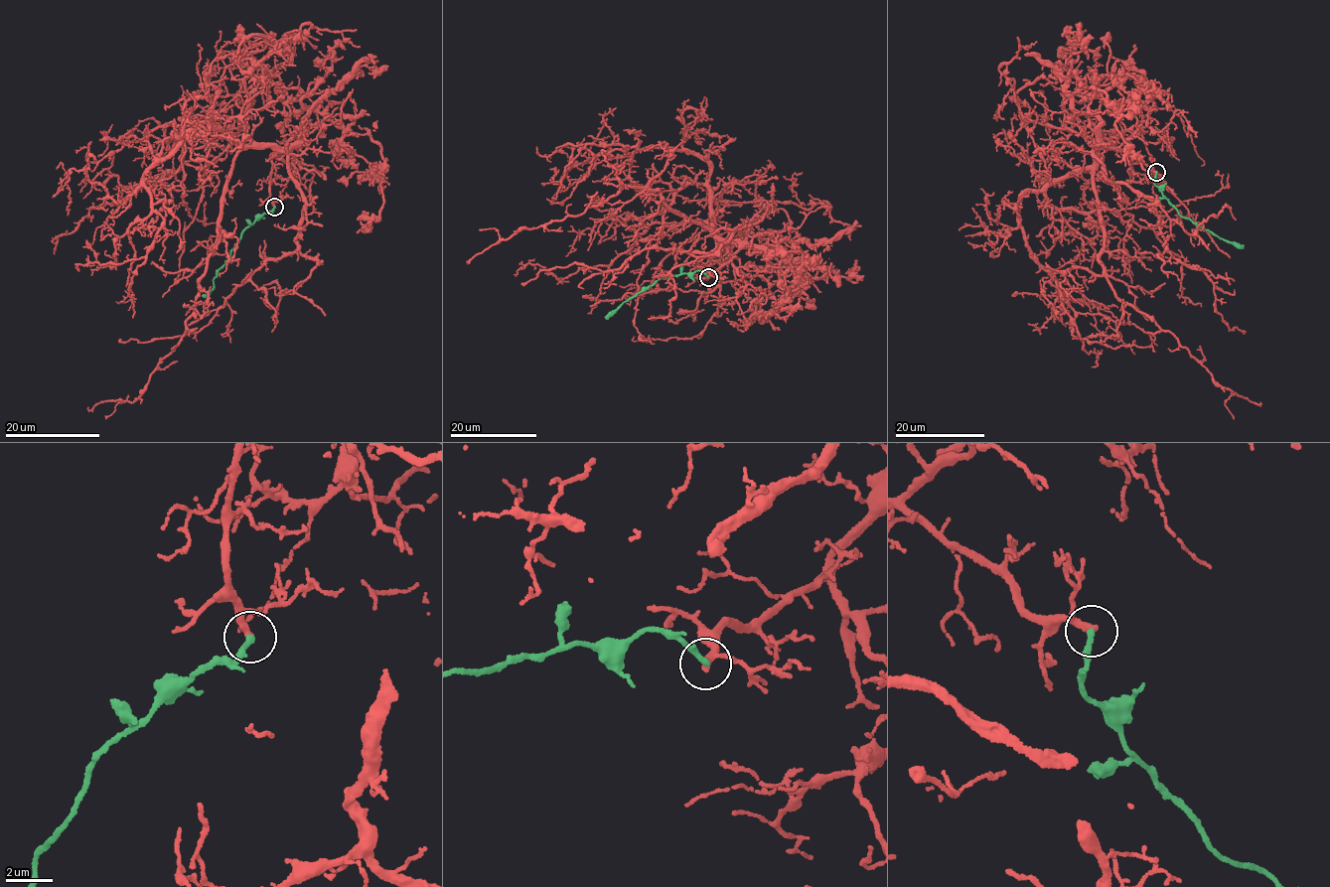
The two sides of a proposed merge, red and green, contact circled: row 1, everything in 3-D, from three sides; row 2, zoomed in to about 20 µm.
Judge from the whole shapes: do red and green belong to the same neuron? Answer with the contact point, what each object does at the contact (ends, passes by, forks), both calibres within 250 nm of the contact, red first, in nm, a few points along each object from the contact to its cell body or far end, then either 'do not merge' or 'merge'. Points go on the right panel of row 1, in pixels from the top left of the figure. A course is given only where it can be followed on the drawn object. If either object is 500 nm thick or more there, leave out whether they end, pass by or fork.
at (1156, 172); red ends there; green ends there; 320 nm thick on the red side, 240 nm on the other; red runs (1155, 172), (1116, 148), (1098, 152), (1093, 172), (1104, 275), (1115, 296), (1171, 334), (1220, 386), (1260, 402); green runs (1155, 173), (1154, 184), (1182, 217), (1243, 246); do not merge

